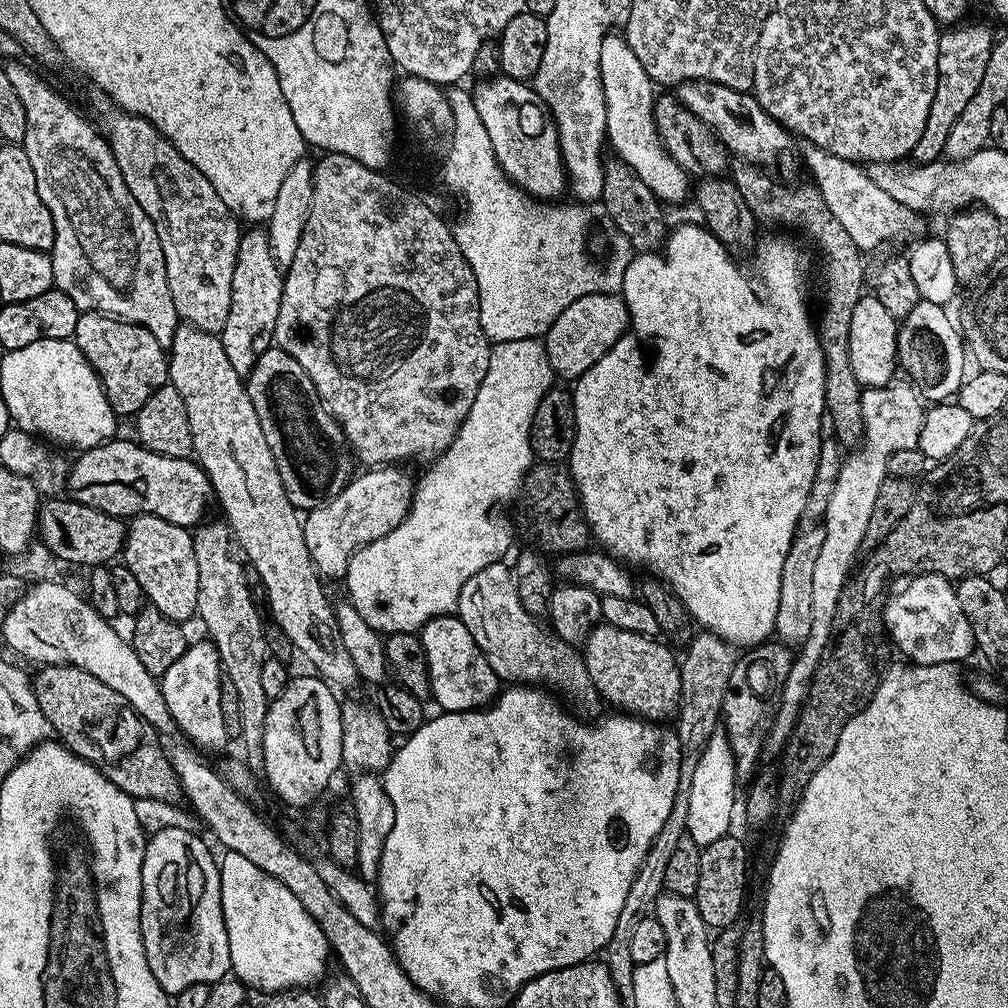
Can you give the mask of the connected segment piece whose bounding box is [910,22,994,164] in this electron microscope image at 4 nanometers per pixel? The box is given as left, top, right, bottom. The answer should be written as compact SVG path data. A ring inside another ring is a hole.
M957 22L945 27L940 32L938 42L938 86L934 86L934 102L930 102L930 118L926 118L926 130L922 130L922 138L910 153L916 164L933 164L941 159L944 153L946 138L954 122L962 115L962 110L970 98L978 91L982 77L986 71L986 62L990 62L990 50L994 43L994 32L984 24L964 24Z

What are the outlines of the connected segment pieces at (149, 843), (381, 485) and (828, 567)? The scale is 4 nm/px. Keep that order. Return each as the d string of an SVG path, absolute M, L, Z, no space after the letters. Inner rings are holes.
M164 829L147 837L144 846L144 861L142 862L142 894L140 895L140 933L146 950L146 962L150 966L150 974L158 978L158 986L168 993L169 997L176 997L182 990L195 984L216 984L229 975L232 963L230 962L230 942L226 938L226 926L222 914L222 898L220 897L220 870L217 857L199 840L195 831L186 829Z
M372 466L364 473L353 475L348 485L334 498L330 498L322 506L311 509L303 517L304 537L306 538L306 550L310 550L310 558L314 562L317 572L321 577L329 581L347 577L348 563L352 561L352 555L362 546L390 534L394 526L398 526L408 513L408 507L412 505L412 493L414 480L404 476L403 467L400 466Z
M896 380L884 387L865 388L862 394L864 439L861 445L841 461L838 479L822 517L824 536L821 553L818 554L817 564L813 569L810 634L793 657L790 672L783 684L778 714L768 732L767 742L764 743L765 759L772 757L775 759L783 751L796 728L800 709L811 695L812 683L821 658L828 651L832 634L835 632L836 618L844 598L842 592L852 568L852 562L858 550L861 551L864 545L867 523L870 522L879 487L888 477L889 456L898 453L899 450L917 448L918 438L921 436L926 410L919 393L911 383L904 384Z

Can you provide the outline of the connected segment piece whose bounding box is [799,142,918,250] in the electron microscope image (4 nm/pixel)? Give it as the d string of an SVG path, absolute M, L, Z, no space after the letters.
M807 142L799 146L801 154L804 155L804 164L808 167L809 174L813 176L809 177L822 194L826 206L830 206L830 214L834 214L834 218L842 222L846 234L854 238L859 248L862 250L876 248L883 240L888 240L891 236L900 236L915 226L917 215L894 198L890 198L886 190L870 182L867 171L859 163L838 158L838 154L830 154Z

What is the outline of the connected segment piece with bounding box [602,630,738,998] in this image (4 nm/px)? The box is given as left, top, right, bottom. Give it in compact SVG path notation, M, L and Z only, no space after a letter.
M707 630L693 635L688 652L679 661L680 666L680 706L674 720L674 731L680 743L680 769L678 770L678 794L674 794L674 806L666 818L665 825L658 827L658 838L650 846L634 882L630 884L630 894L626 894L626 903L618 914L618 926L614 926L614 934L610 934L610 942L602 953L603 963L607 964L614 978L614 986L621 997L628 998L634 992L634 963L631 958L631 938L638 924L650 916L653 901L664 892L666 866L678 847L678 838L687 833L687 815L689 813L690 786L693 785L694 770L701 761L702 752L722 720L724 699L730 682L730 674L734 674L734 666L738 652L733 645L721 636Z

